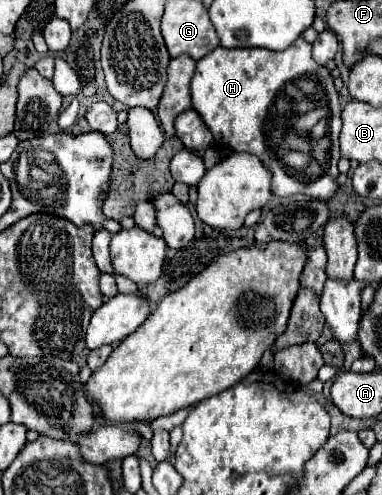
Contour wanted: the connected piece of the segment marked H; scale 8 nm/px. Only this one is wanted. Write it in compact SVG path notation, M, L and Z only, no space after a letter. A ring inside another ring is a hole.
M302 37L284 51L258 47L226 49L216 47L202 57L190 83L192 109L202 117L214 135L214 143L224 143L236 153L252 153L272 173L272 195L308 195L318 201L336 197L340 185L336 177L342 128L339 94L330 71L312 59L312 45ZM324 95L324 97L312 97ZM320 101L328 101L330 119L326 135L320 137L320 163L312 155L308 131L298 129L298 121L308 111L320 111Z

